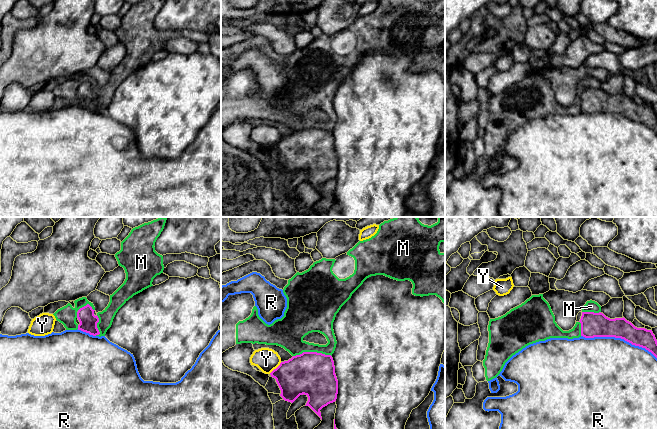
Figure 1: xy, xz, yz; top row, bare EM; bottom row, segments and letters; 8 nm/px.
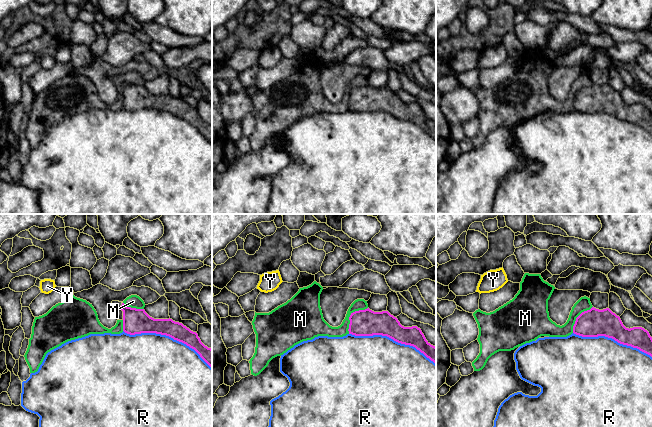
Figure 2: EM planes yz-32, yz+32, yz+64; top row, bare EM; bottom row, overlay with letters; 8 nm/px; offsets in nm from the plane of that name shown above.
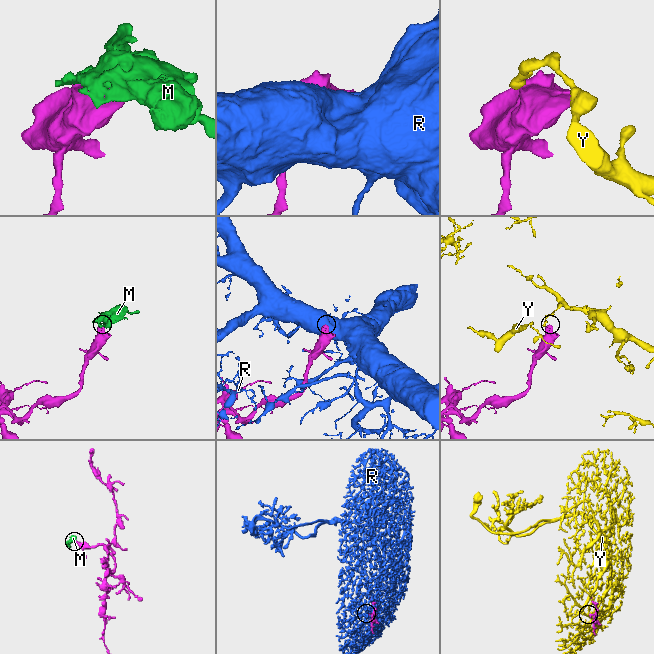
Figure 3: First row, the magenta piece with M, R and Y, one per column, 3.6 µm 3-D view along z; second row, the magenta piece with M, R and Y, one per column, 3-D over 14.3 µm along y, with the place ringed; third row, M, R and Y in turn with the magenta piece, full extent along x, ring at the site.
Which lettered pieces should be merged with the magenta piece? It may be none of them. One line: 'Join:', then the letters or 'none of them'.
Join: none of them

